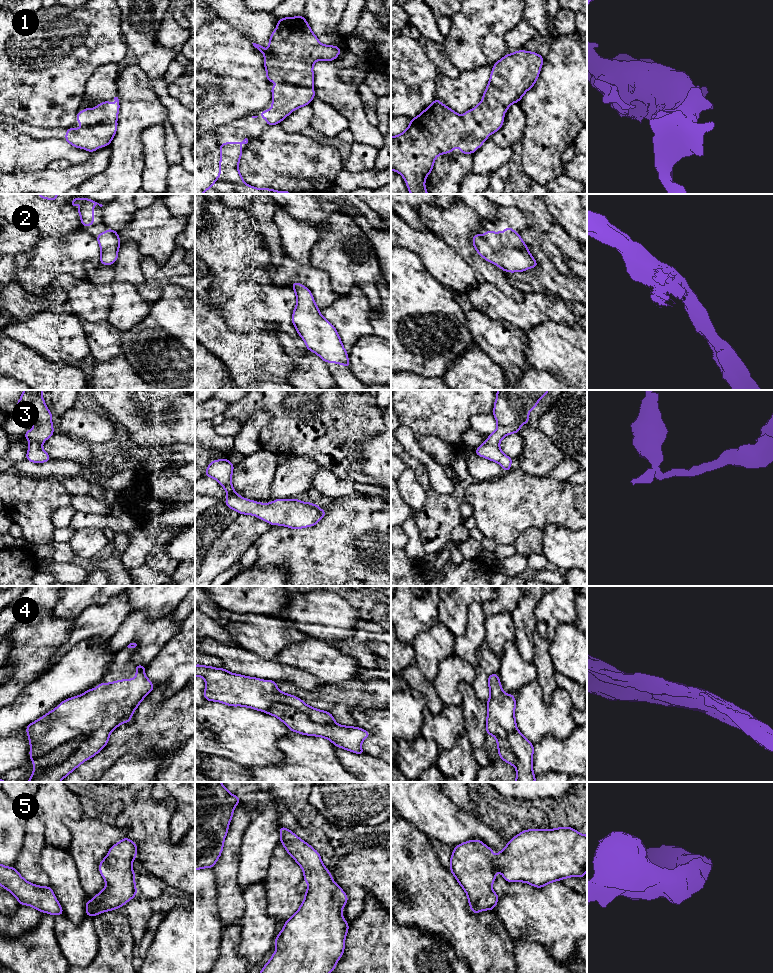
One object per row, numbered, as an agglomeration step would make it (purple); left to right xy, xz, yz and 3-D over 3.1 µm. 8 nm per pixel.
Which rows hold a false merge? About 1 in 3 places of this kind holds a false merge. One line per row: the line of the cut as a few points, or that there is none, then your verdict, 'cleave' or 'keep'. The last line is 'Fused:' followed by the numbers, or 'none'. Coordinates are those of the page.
1: no cut; keep
2: no cut; keep
3: no cut; keep
4: cut in xy along (86, 736), (79, 746), (62, 762), (36, 769); cleave
5: no cut; keep
Fused: 4

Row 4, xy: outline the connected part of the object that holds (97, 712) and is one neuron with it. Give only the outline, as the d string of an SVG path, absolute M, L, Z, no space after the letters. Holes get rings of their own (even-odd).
M136 664L136 677L111 683L101 683L79 696L68 698L26 727L30 742L30 760L45 756L56 747L85 735L78 749L63 763L39 768L32 772L27 782L60 782L86 760L95 756L107 744L111 732L123 722L129 723L141 701L154 689L152 682L145 676L145 666Z

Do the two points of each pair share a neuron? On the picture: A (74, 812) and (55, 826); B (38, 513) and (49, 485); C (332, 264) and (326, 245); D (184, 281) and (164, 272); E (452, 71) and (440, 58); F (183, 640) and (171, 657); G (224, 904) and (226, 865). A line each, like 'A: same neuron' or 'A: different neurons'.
A: same neuron
B: same neuron
C: same neuron
D: same neuron
E: same neuron
F: same neuron
G: same neuron

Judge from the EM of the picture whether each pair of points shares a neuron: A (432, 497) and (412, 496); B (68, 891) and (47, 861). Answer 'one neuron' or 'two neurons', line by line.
A: two neurons
B: one neuron

